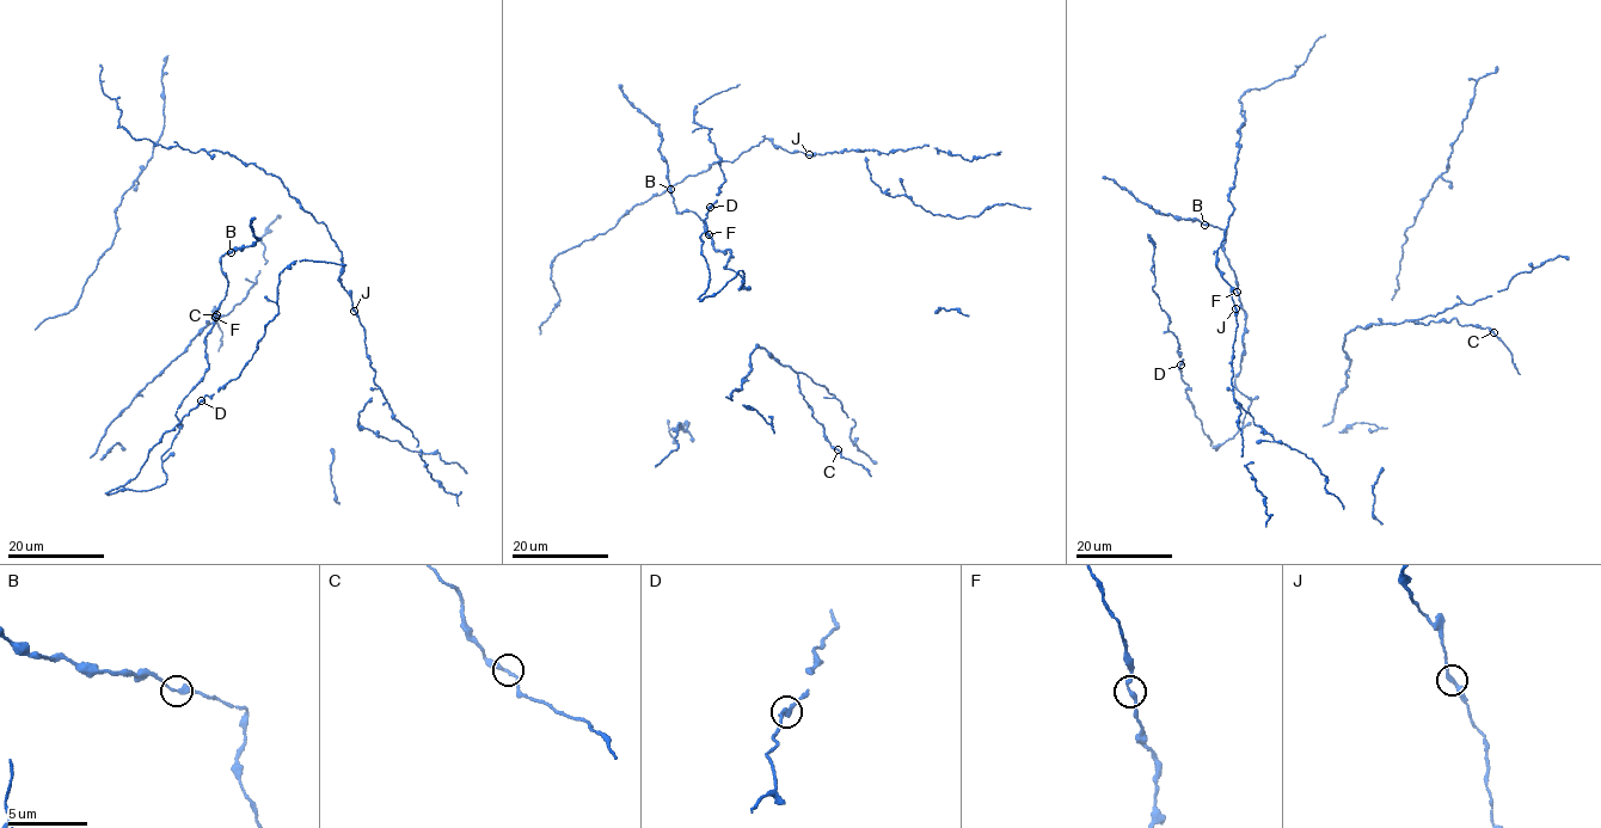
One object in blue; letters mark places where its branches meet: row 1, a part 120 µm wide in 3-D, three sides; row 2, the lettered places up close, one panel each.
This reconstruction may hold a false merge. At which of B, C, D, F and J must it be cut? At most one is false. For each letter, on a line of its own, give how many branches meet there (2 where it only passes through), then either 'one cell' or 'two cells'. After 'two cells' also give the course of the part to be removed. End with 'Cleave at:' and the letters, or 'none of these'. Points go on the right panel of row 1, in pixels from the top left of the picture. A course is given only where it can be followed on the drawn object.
B: 2 | one cell
C: 2 | one cell
D: 2 | one cell
F: 2 | one cell
J: 2 | one cell
Cleave at: none of these

